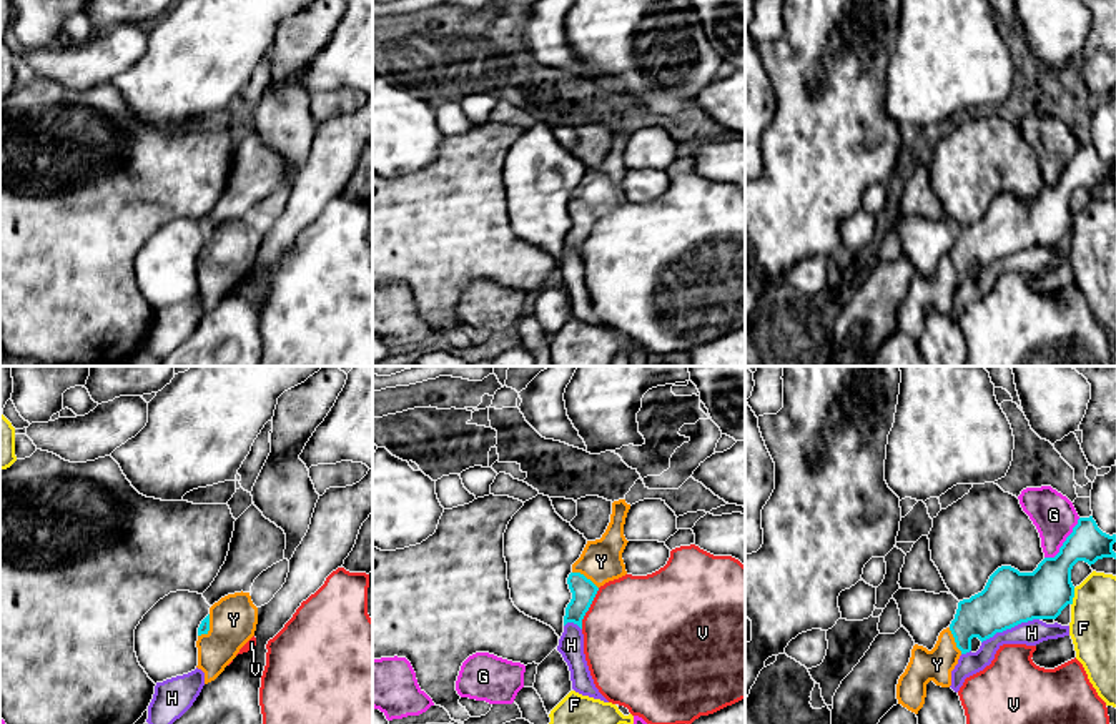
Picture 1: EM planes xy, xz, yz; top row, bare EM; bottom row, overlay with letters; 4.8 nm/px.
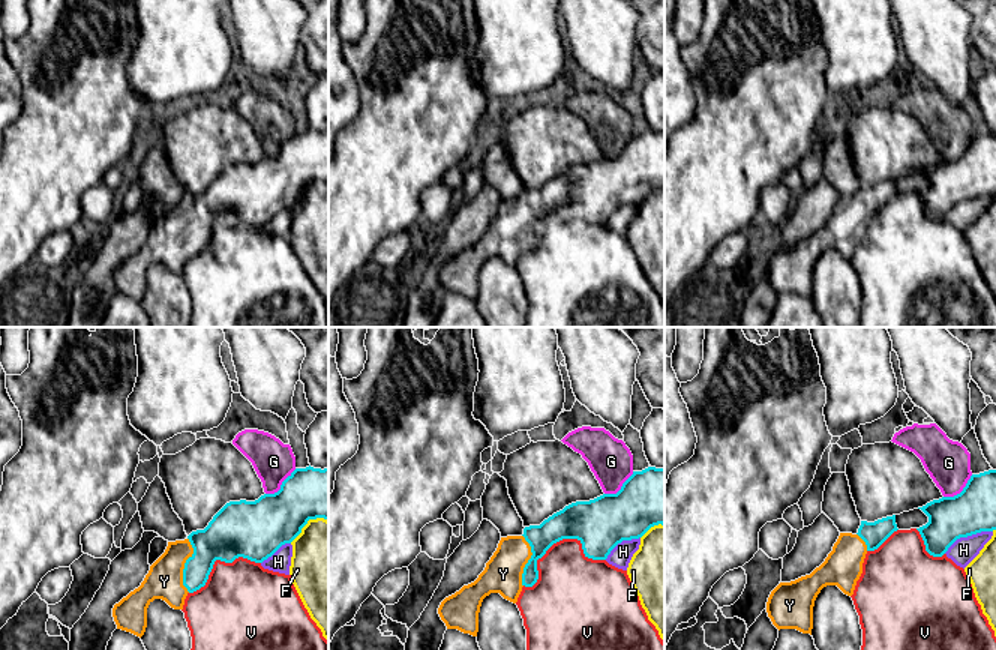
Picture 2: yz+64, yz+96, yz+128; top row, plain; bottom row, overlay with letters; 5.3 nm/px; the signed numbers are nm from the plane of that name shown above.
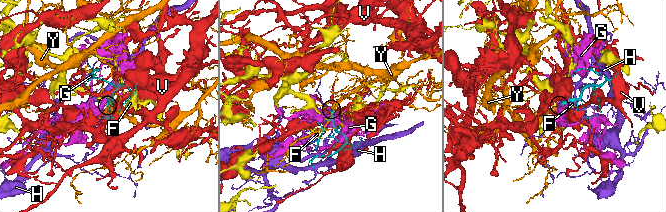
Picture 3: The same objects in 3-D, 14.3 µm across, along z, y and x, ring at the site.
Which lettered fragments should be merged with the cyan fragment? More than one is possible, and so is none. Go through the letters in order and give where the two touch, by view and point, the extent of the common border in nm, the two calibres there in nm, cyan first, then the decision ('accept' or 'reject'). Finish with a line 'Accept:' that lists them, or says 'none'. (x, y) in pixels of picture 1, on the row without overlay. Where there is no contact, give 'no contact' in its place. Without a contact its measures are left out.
F: yz (1073, 223) | 90 nm | 240/220 nm | reject
G: yz (1065, 168) | 260 nm | 240/200 nm | reject
H: yz (1010, 255) | 300 nm | 260/120 nm | reject
V: xz (589, 233) | 220 nm | 120/500 nm | reject
Y: xy (208, 255) | 130 nm | 50/220 nm | accept
Accept: Y

